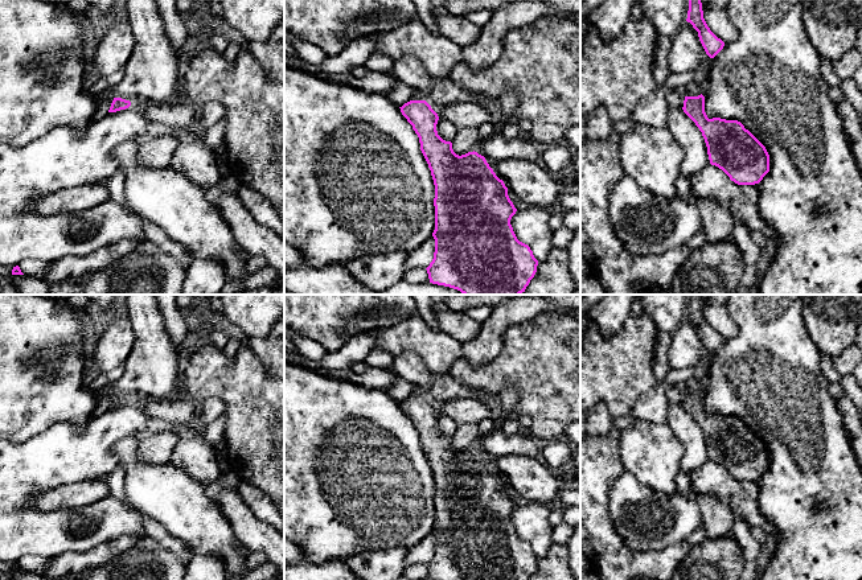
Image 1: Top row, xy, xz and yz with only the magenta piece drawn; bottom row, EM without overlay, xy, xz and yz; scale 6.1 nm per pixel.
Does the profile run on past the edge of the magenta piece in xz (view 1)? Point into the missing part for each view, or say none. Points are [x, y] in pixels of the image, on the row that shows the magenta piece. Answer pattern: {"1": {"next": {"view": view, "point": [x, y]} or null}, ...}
{"1": {"next": null}}

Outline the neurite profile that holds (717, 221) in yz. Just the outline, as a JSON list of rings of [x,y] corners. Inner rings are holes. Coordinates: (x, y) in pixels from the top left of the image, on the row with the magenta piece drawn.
[[[701,198],[695,202],[699,210],[706,242],[722,242],[732,236],[732,215],[713,198]]]

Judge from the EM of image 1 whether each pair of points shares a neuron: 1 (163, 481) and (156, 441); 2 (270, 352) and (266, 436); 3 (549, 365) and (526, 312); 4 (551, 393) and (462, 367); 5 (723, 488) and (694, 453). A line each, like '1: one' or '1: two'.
1: two
2: two
3: two
4: one
5: two

